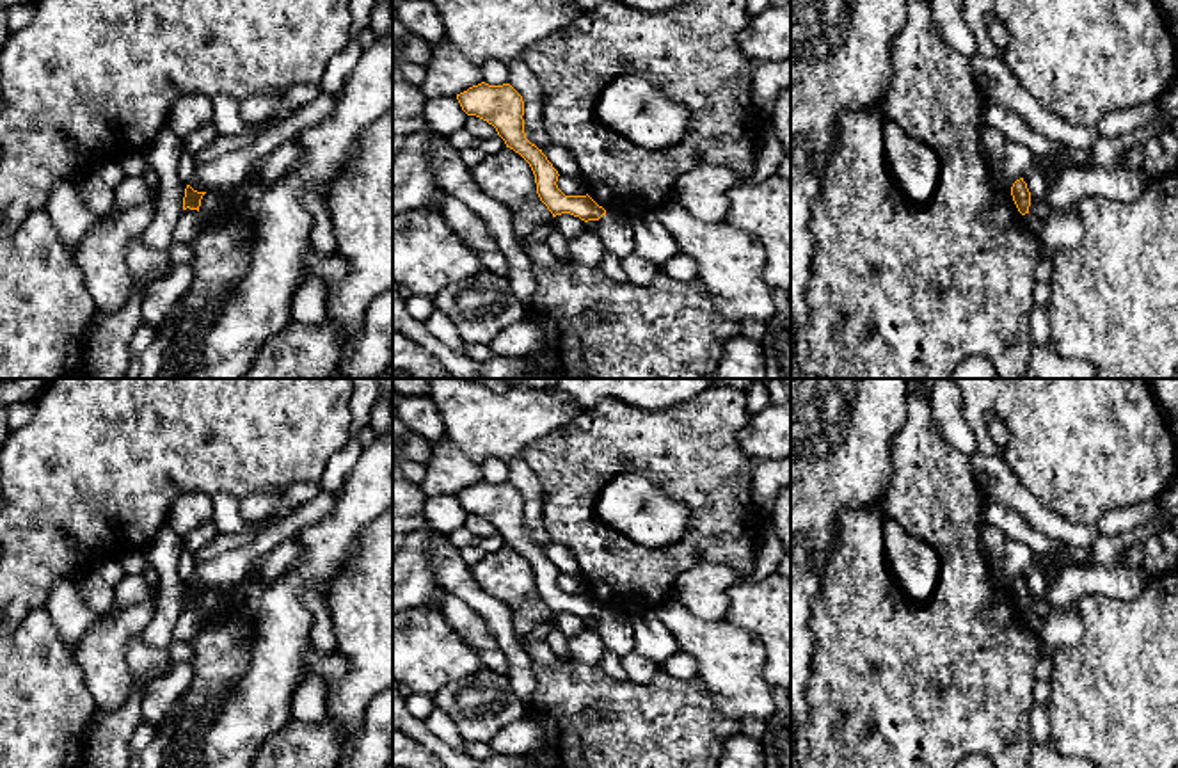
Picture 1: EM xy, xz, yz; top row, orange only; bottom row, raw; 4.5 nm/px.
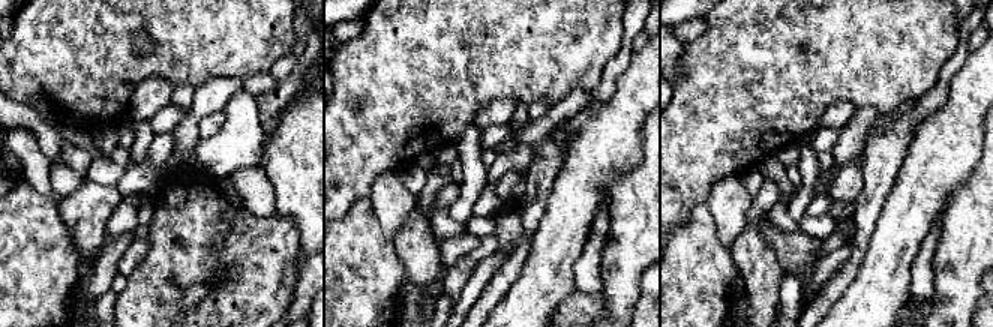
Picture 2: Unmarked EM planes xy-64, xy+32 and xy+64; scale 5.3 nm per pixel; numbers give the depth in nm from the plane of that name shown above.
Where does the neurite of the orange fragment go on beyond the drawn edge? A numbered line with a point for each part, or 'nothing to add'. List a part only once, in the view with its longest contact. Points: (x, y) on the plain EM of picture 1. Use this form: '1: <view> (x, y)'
nothing to add

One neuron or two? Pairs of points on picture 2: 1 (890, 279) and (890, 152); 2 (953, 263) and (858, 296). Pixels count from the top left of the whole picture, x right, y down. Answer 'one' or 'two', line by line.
1: two
2: two

